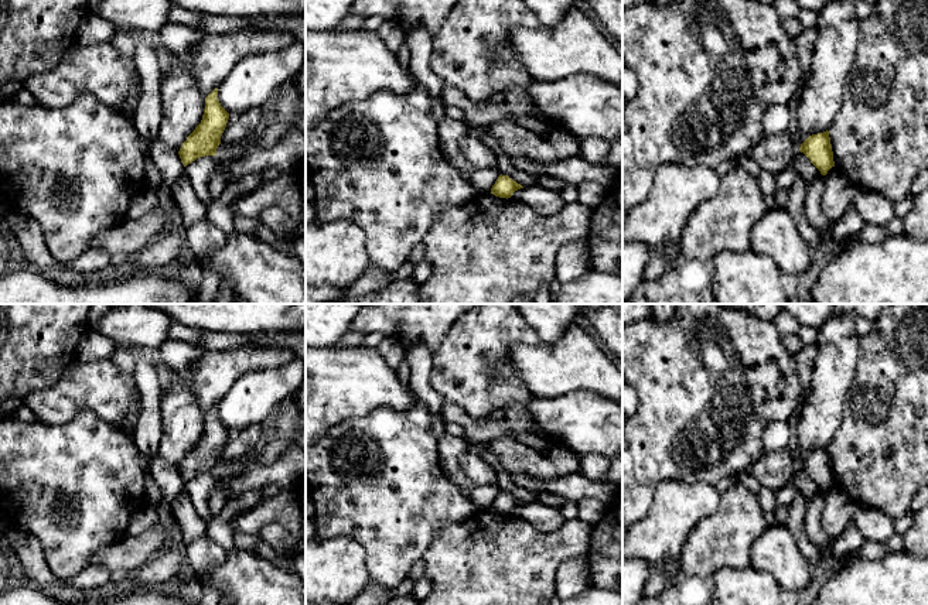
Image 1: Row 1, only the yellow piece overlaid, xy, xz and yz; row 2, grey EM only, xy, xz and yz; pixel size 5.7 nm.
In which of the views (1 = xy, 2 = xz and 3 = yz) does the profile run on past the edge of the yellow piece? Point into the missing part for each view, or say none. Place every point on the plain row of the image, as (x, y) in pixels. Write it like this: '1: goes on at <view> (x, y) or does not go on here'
1: does not go on here
2: does not go on here
3: does not go on here

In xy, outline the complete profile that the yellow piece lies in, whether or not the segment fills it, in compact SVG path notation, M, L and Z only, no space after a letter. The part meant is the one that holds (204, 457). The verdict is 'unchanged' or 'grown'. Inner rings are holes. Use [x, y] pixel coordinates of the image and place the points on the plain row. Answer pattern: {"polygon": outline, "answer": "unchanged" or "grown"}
{"polygon": "M218 404L205 414L205 425L201 440L182 459L178 471L184 483L199 474L216 472L221 452L226 444L229 430L218 417Z", "answer": "unchanged"}

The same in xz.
{"polygon": "M499 492L495 500L491 505L491 510L499 515L511 515L512 510L523 505L521 500L509 495L508 492Z", "answer": "unchanged"}

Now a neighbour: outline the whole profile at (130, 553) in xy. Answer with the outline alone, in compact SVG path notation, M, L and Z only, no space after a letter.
M178 523L168 531L161 524L157 524L139 536L124 534L115 543L100 548L91 556L89 565L102 565L109 571L127 570L130 574L134 574L156 554L181 548L181 546L182 531Z

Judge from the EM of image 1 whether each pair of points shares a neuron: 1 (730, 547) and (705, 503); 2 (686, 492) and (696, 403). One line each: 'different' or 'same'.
1: different
2: different

